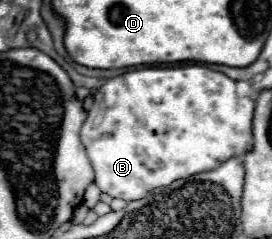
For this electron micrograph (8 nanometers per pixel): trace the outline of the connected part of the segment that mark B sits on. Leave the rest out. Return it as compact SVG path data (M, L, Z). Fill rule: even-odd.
M201 64L137 68L109 78L99 88L99 94L95 92L93 106L87 112L87 120L81 128L83 146L95 170L95 184L101 192L129 202L139 200L151 190L167 186L173 180L213 170L233 156L243 156L253 144L253 108L255 102L251 98L237 98L235 80Z

